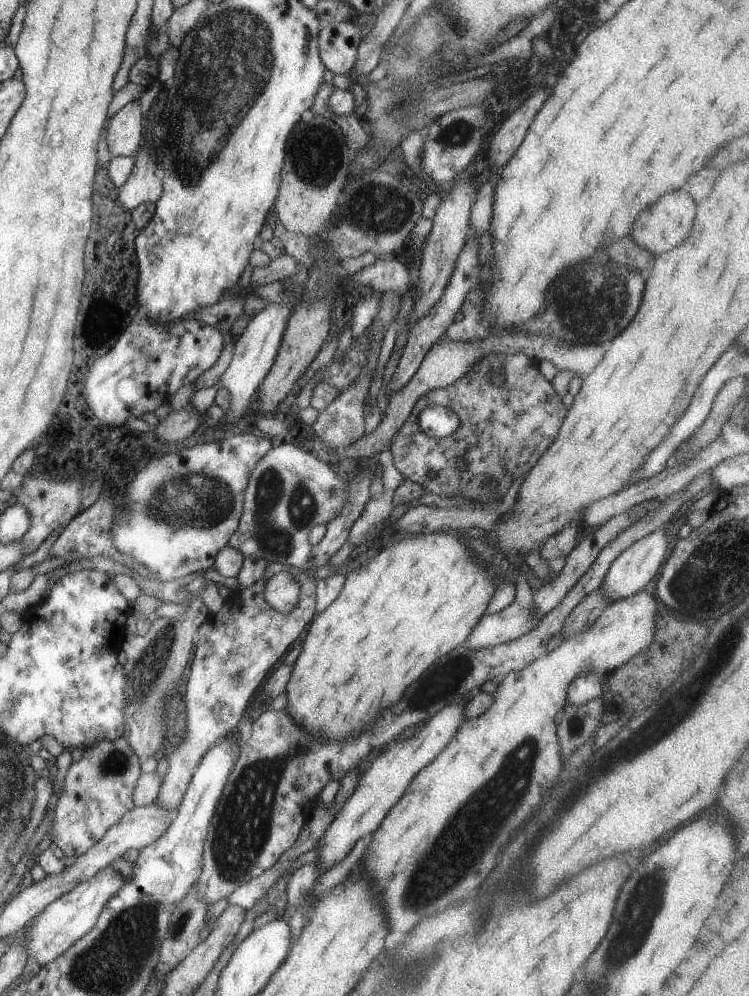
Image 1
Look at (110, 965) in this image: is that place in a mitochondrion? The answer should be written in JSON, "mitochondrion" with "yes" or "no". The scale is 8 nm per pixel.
{"mitochondrion":"yes"}

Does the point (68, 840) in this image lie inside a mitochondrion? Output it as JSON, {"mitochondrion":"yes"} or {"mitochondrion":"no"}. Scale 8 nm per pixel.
{"mitochondrion":"no"}

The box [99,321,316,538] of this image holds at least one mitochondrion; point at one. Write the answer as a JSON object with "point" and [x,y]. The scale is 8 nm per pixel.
{"point":[195,500]}

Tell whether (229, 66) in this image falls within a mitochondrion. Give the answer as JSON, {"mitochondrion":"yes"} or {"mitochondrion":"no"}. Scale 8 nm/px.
{"mitochondrion":"yes"}

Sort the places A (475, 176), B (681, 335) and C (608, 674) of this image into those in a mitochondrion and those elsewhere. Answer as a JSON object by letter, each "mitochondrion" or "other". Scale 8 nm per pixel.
{"A":"other","B":"other","C":"other"}

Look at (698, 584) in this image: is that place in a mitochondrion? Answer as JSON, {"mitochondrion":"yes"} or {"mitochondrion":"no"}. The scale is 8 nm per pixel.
{"mitochondrion":"yes"}

